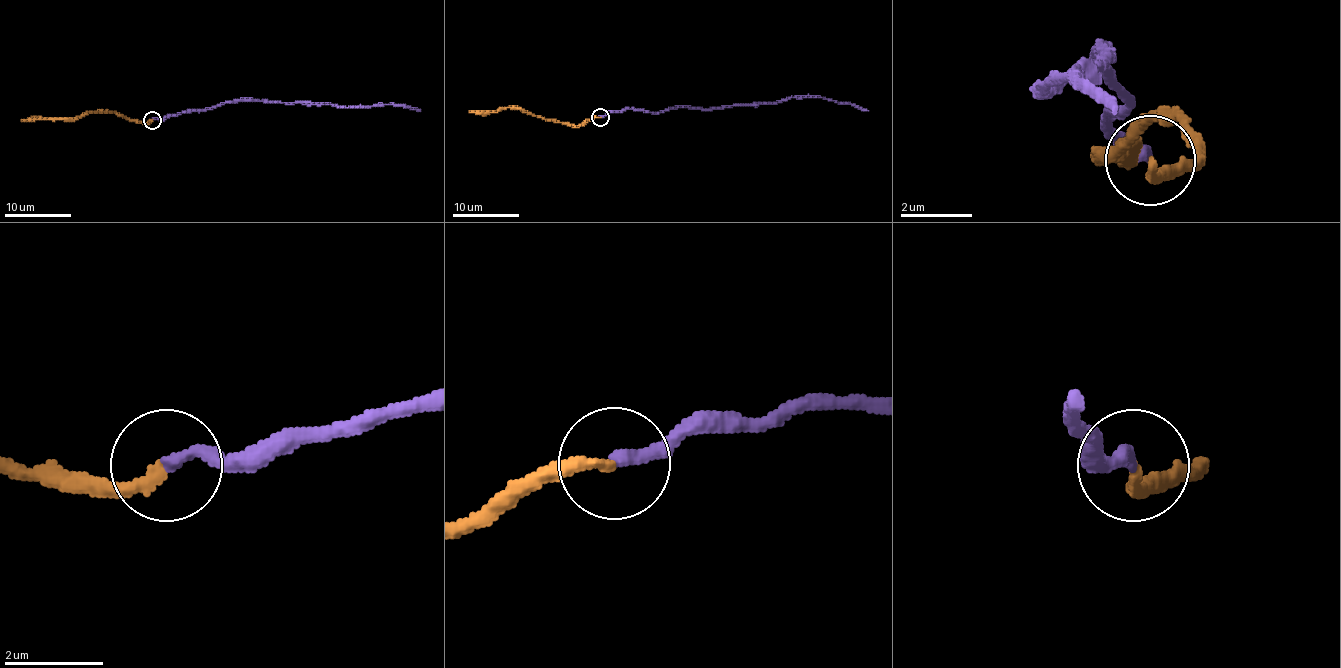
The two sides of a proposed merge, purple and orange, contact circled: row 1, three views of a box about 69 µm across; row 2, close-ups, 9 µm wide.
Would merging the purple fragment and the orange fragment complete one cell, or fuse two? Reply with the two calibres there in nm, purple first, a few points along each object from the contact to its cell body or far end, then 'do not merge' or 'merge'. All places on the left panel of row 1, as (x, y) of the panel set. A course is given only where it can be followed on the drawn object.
calibres 260 and 240 nm; course purple (152, 119), (212, 109), (239, 101), (329, 103), (344, 108), (400, 104), (420, 111); course orange (152, 119), (137, 123), (107, 113), (89, 113), (71, 119), (21, 121); merge

